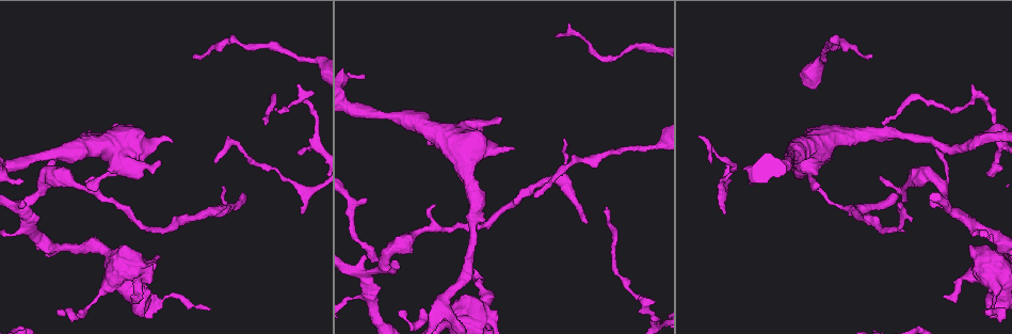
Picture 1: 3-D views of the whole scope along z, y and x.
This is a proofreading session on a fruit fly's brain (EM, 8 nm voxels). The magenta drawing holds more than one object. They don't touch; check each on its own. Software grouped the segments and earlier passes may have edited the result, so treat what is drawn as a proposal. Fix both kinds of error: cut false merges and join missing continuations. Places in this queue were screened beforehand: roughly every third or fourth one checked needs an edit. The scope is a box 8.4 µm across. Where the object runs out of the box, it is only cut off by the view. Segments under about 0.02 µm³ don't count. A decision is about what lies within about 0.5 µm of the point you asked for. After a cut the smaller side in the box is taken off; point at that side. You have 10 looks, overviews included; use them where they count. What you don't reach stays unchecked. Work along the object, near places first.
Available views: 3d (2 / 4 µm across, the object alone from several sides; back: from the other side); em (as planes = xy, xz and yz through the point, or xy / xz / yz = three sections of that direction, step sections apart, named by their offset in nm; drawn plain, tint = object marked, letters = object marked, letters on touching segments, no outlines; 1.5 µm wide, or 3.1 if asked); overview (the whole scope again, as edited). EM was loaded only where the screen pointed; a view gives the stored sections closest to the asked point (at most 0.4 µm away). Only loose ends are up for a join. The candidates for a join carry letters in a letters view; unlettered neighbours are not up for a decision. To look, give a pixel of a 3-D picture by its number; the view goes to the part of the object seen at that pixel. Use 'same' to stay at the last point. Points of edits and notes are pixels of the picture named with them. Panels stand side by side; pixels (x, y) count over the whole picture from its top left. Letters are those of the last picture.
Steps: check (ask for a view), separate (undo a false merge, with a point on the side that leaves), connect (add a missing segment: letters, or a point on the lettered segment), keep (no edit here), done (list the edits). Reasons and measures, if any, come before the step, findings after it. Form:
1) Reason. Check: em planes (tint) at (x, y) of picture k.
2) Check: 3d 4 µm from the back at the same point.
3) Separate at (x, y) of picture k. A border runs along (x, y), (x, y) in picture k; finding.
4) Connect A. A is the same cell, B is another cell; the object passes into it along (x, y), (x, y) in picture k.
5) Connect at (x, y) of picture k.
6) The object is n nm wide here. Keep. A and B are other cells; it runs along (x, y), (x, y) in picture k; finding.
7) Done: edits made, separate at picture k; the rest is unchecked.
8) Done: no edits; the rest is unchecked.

Check: 3d 2 µm at (534, 197) of picture 1.

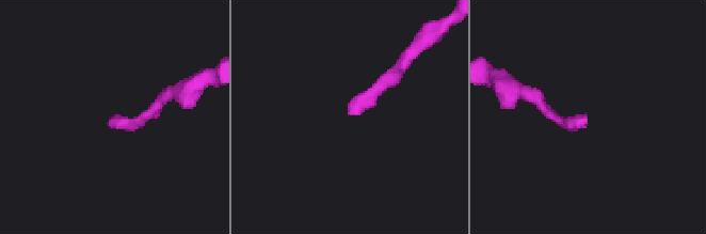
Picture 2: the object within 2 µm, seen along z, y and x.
Check: em planes (letters) at (352, 113) of picture 2.

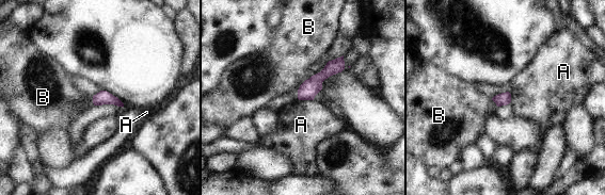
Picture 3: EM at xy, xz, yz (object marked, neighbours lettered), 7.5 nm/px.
The object is 100 nm wide here. Keep. A and B are other cells; it runs along (340, 60), (300, 96) in picture 3; none of them fits.

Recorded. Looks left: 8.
An open end. Check: em planes (letters) at (607, 209) of picture 1.

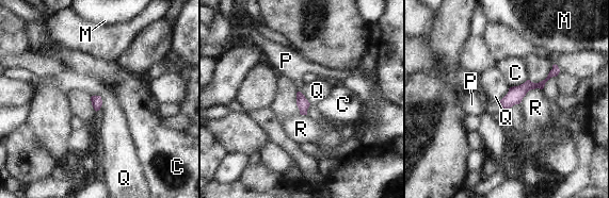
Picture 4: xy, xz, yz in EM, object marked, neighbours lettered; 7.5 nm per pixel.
The object is 80 nm wide here. Connect P. P is the same cell, C, M, Q and R are other cells; the object passes into it along (515, 94), (500, 106), (471, 104) in picture 4; it goes on there.

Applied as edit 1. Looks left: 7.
An open end. Check: em xy step 4 (plain) at (24, 180) of picture 1.

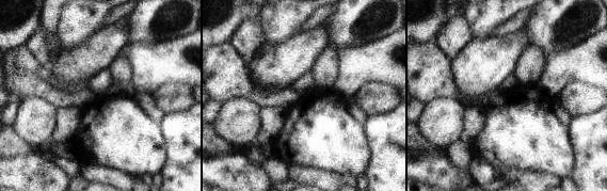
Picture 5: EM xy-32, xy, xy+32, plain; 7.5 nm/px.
See the neighbours. Check: em xy step 4 (letters) at the same point.

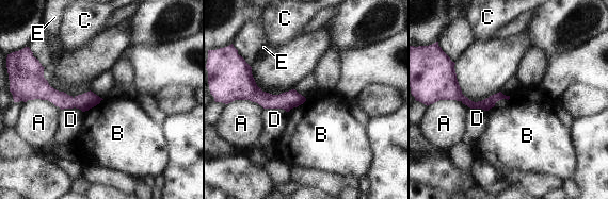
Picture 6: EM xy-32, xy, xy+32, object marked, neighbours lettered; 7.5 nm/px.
Keep. A, B, C, D and E are other cells; it runs along (37, 93), (64, 101), (97, 100) in picture 6; none of them fits.

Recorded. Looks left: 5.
Free end. Check: em yz step 4 (letters) at (935, 150) of picture 1.

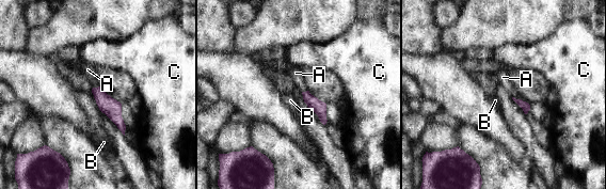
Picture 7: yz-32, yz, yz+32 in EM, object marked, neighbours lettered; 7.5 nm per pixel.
Cut it another way. Check: em planes (letters) at the same point.

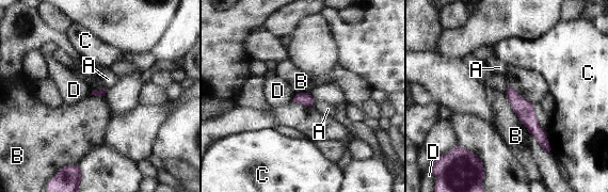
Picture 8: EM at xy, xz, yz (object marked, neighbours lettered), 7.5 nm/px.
Keep. A, B, C and D are other cells; it runs along (510, 90), (545, 146) in picture 8; none of them fits.

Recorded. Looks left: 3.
Done: edits made, connect at picture 4; the rest is unchecked.

